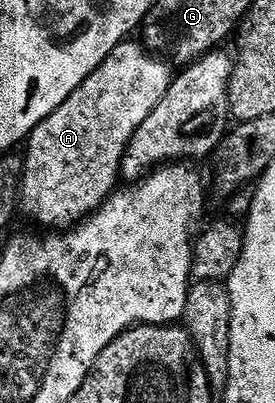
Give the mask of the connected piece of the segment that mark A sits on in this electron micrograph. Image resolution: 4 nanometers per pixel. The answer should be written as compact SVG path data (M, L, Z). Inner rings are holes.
M142 42L118 43L104 63L52 115L45 117L45 121L35 127L25 143L27 155L23 159L21 176L21 207L43 226L40 228L72 228L76 223L82 223L92 211L99 210L103 200L116 190L123 169L123 154L141 121L145 121L145 117L157 109L161 97L165 97L173 78L170 69Z

